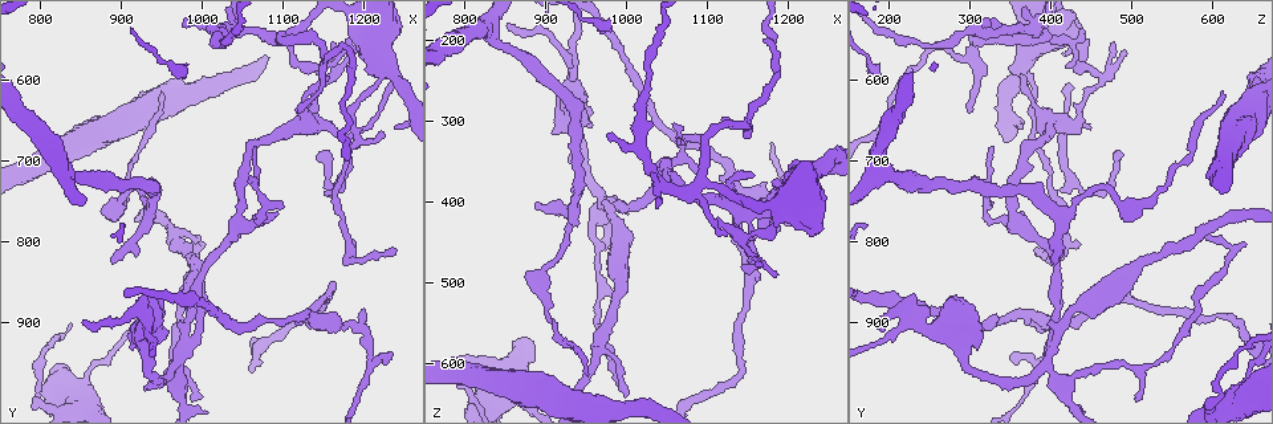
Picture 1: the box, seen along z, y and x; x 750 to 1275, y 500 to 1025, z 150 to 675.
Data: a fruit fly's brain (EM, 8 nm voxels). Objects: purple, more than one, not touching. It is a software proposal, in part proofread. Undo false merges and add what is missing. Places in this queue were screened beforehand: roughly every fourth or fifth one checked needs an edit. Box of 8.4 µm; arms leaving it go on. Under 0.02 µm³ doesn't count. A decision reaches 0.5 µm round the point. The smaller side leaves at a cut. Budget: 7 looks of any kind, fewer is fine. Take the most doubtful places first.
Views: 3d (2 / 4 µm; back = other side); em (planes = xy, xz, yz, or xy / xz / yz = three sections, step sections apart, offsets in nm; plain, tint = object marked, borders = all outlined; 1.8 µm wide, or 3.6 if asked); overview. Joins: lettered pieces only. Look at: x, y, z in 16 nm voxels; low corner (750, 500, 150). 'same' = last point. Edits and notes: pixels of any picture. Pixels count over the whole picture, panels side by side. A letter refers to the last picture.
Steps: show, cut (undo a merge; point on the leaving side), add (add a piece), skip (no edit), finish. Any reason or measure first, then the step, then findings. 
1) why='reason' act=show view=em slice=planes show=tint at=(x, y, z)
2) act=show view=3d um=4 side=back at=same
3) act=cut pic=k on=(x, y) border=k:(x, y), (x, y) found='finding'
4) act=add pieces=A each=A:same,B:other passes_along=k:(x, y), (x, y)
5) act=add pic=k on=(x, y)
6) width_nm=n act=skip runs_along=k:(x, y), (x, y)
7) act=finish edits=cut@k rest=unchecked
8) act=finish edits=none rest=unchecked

act=show view=em um=3.6 slice=yz step=8 show=borders at=(1090, 545, 385)

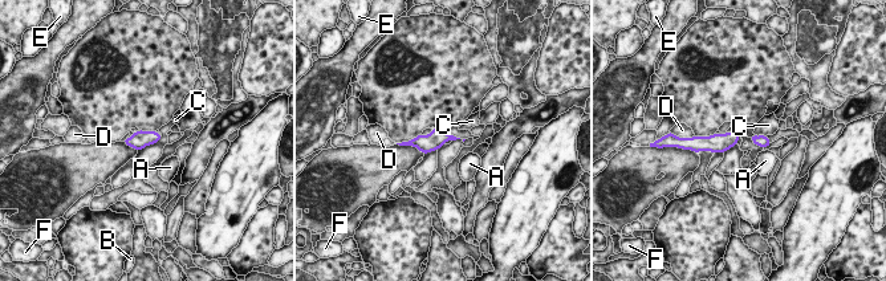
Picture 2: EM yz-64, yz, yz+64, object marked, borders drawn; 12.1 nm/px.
longest_contact=C:170nm act=skip each=A:other,B:other,C:other,D:other,E:other,F:other border=2:(754, 133), (765, 137) found='continuous, no second cell'

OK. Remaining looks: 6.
why='sudden change in width' act=show view=em slice=planes show=tint at=(935, 900, 230)

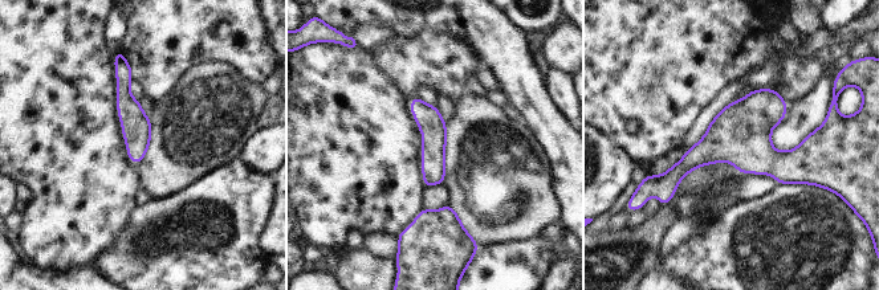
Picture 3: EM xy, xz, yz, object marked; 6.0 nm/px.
why='what lies round it' act=show view=em slice=planes show=borders at=same

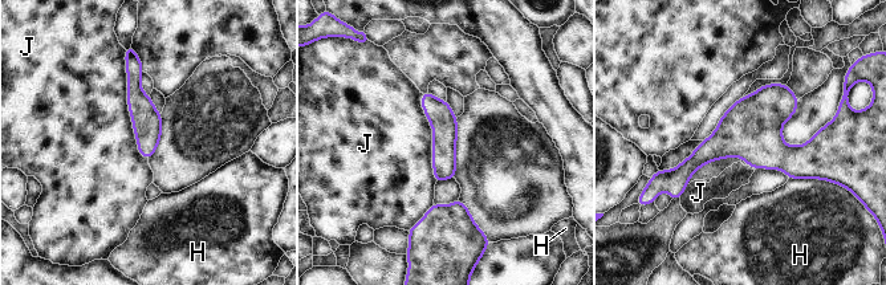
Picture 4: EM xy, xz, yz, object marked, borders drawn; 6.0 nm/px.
act=skip each=H:other,J:other runs_along=4:(822, 133), (804, 153), (714, 147), (671, 172) found='continuous, no second cell'

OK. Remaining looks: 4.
act=show view=em um=3.6 slice=planes show=plain at=(795, 995, 595)

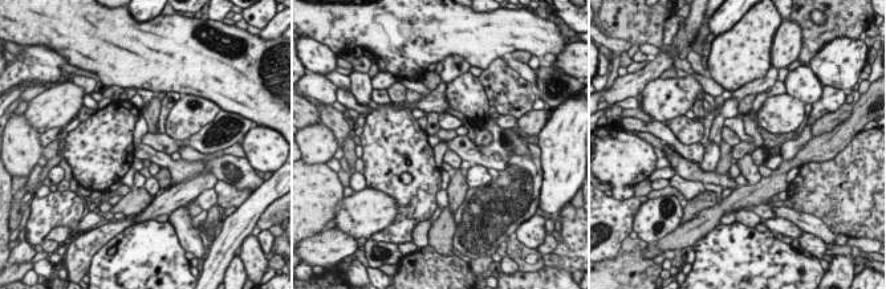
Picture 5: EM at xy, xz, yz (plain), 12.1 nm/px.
act=show view=em um=3.6 slice=planes show=borders at=same

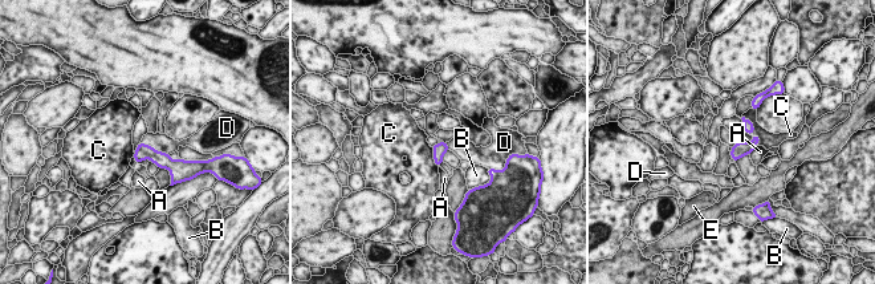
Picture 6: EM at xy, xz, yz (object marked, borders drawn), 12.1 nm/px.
longest_contact=C:400nm act=skip each=A:other,B:other,C:other,D:other,E:other found='continuous, no second cell'

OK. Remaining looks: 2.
act=finish edits=none rest=unchecked

